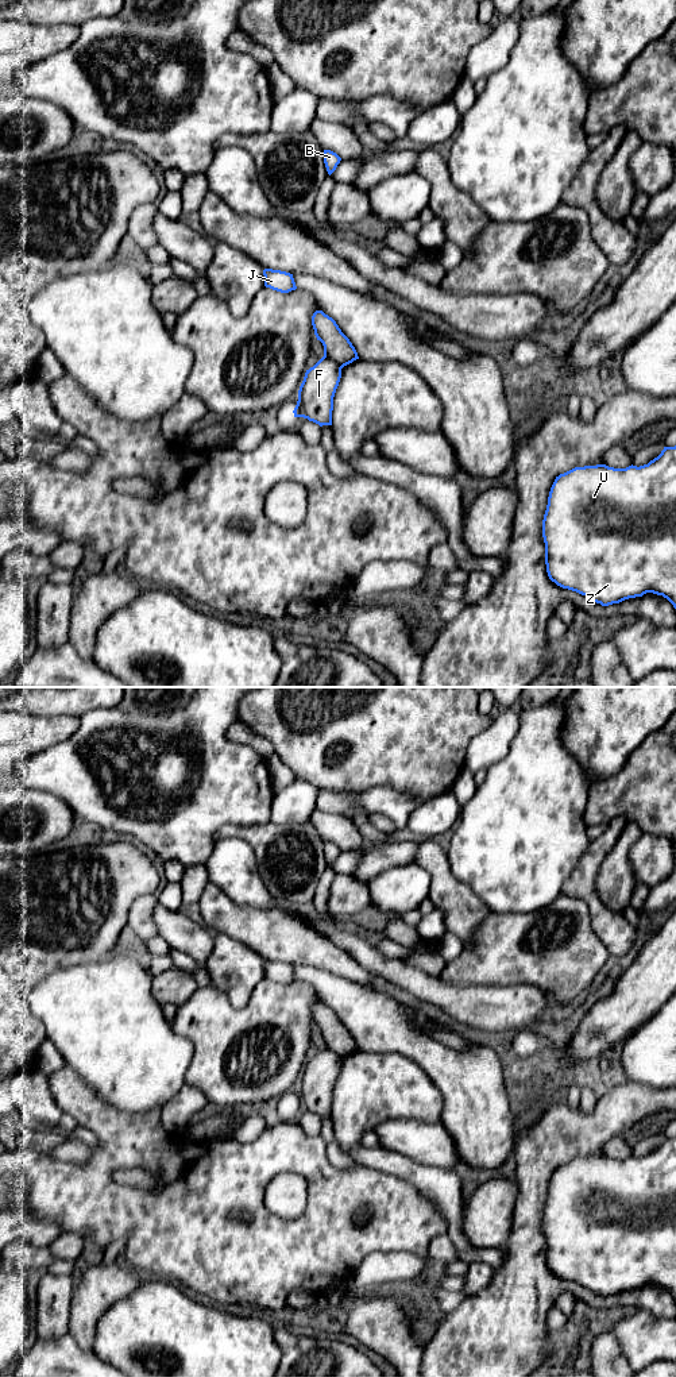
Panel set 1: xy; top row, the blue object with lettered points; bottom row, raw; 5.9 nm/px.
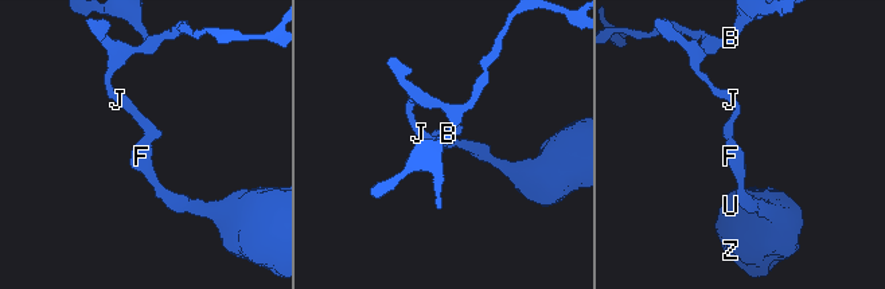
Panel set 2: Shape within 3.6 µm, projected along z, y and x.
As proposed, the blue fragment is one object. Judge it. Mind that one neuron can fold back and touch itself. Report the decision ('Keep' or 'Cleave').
Cleave

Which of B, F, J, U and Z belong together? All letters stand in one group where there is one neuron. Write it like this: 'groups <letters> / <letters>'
groups B J / F U Z

